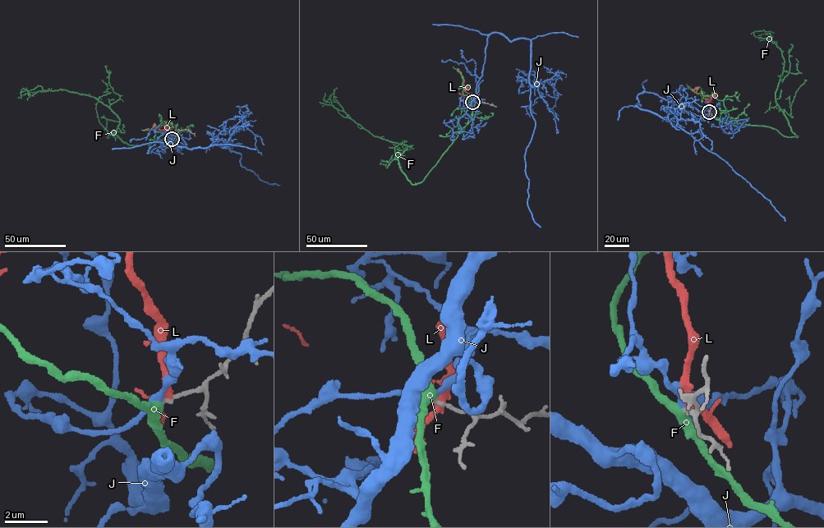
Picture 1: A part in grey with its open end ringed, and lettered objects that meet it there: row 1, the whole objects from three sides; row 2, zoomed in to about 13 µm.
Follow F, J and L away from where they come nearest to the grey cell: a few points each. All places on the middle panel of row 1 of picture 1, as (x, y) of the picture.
F: (472, 102), (470, 121), (414, 184), (398, 160), (408, 147), (373, 135), (348, 118), (333, 89), (322, 106)
J: (472, 102), (462, 104), (476, 94), (487, 37), (529, 39), (527, 204), (540, 227)
L: (472, 102), (473, 95), (465, 92), (464, 80), (458, 68)

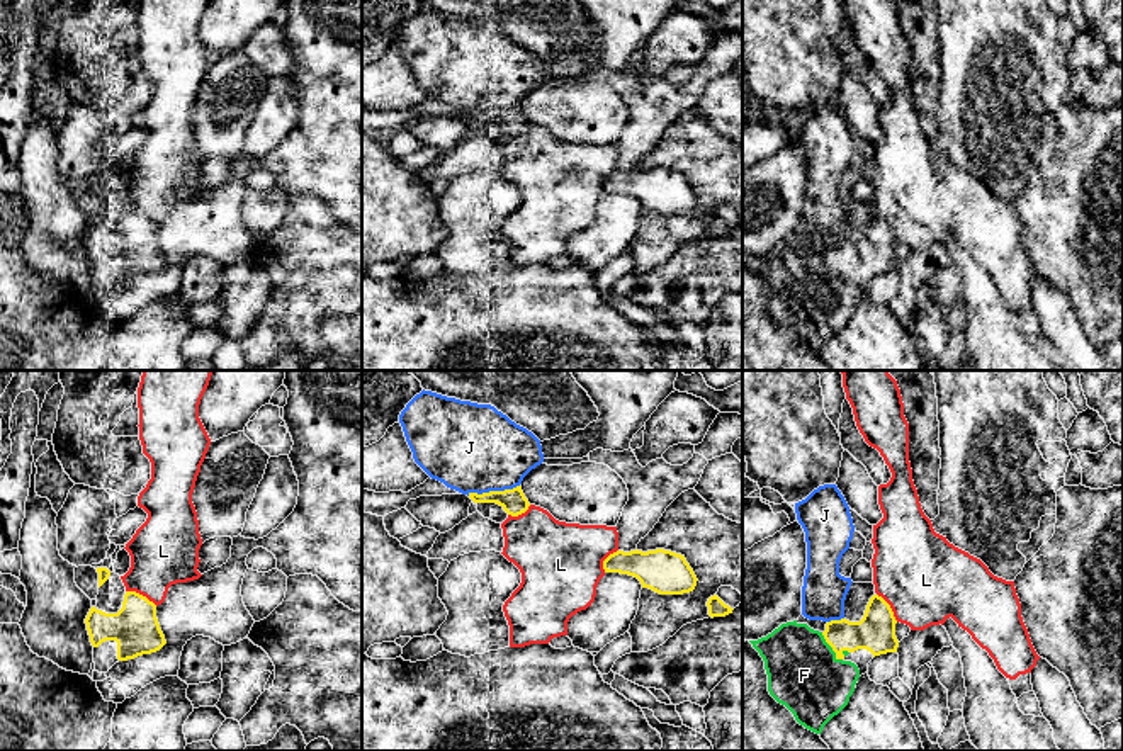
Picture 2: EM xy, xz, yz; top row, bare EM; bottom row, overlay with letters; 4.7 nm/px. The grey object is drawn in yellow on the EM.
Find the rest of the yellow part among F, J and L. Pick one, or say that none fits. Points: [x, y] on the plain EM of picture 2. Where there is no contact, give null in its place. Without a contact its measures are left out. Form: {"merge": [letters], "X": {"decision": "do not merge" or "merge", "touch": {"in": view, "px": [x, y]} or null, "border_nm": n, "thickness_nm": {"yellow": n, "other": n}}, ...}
{"merge": ["F"], "F": {"decision": "merge", "touch": {"in": "yz", "px": [831, 265]}, "border_nm": 170, "thickness_nm": {"yellow": 190, "other": 340}}, "J": {"decision": "do not merge", "touch": {"in": "xz", "px": [493, 111]}, "border_nm": 260, "thickness_nm": {"yellow": 120, "other": 420}}, "L": {"decision": "do not merge", "touch": {"in": "xy", "px": [141, 214]}, "border_nm": 170, "thickness_nm": {"yellow": 220, "other": 320}}}

